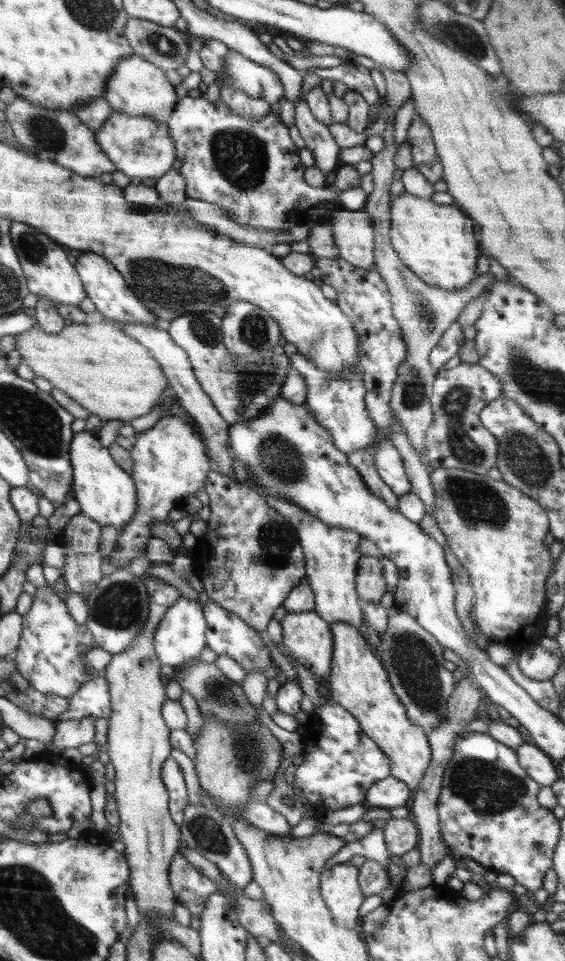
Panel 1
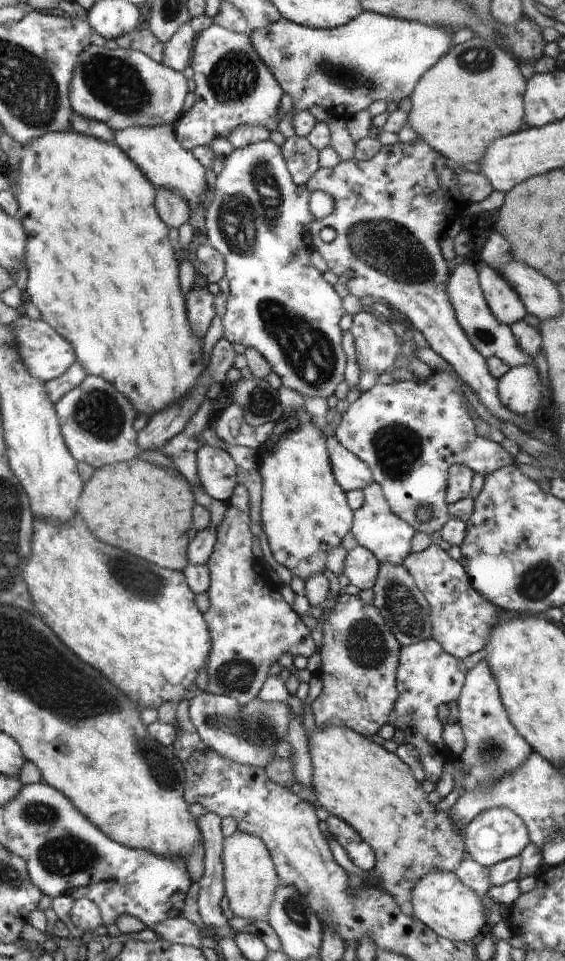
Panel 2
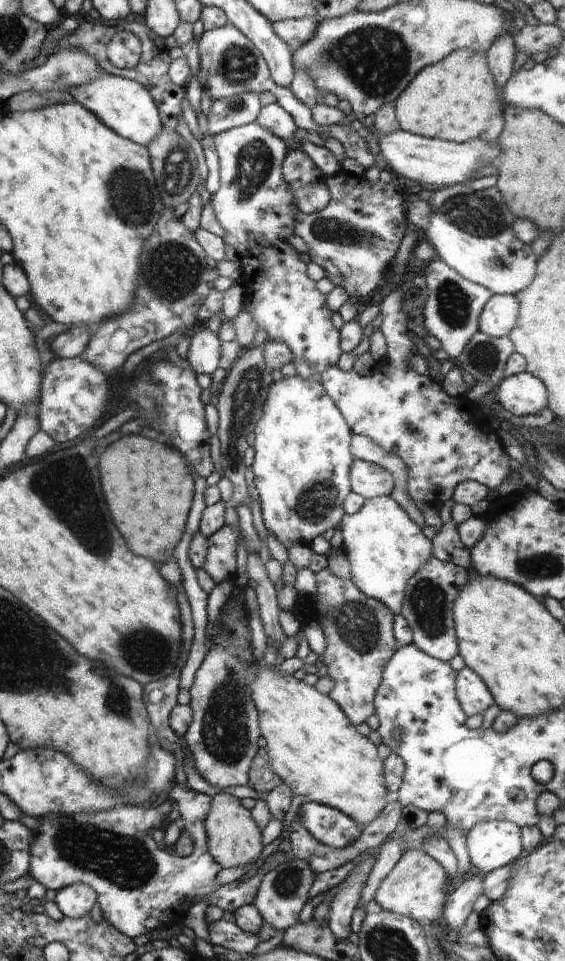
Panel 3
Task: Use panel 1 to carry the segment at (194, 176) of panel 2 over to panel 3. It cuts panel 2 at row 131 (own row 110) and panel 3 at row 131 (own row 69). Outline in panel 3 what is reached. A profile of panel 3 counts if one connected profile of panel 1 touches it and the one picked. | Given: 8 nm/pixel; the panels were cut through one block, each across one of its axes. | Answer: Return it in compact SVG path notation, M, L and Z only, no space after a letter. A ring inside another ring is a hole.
M106 73L92 82L86 82L84 86L74 88L71 95L84 108L95 113L105 125L108 125L108 128L126 140L144 145L144 148L147 148L152 140L156 140L156 136L164 130L158 108L150 93L135 80Z

